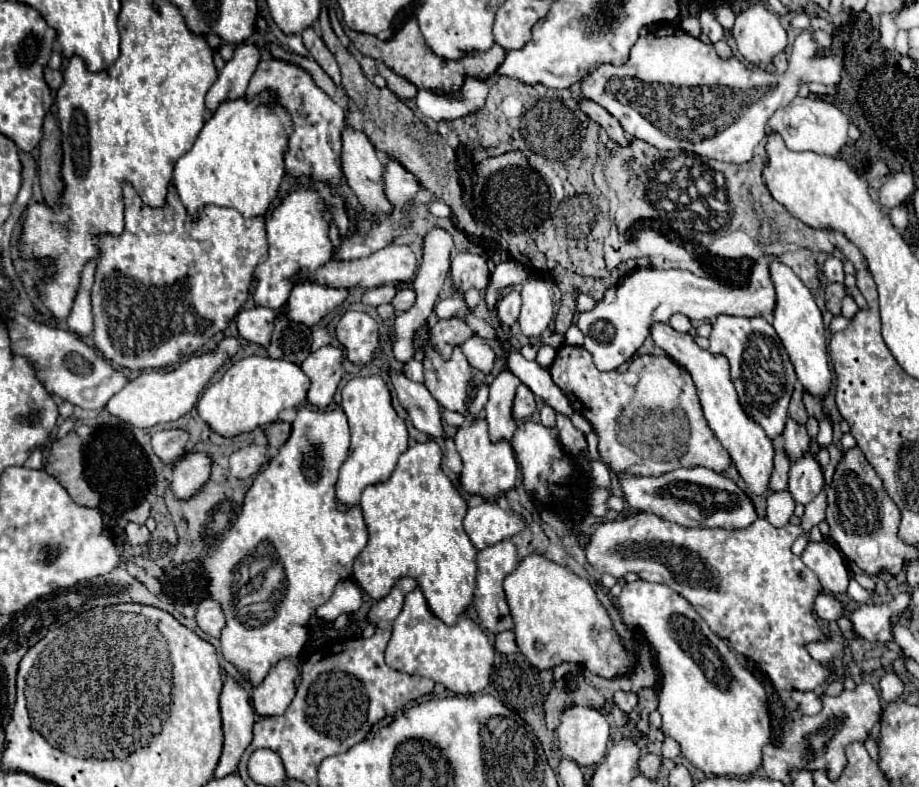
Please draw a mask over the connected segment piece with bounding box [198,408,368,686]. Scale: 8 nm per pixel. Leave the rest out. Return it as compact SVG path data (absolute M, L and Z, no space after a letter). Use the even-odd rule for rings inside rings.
M302 408L296 414L288 442L268 462L266 470L256 476L248 490L228 538L198 558L210 580L210 598L222 606L226 616L226 626L220 636L222 654L250 686L258 686L280 660L300 654L308 638L310 616L332 596L334 586L342 578L352 576L352 562L368 542L362 510L352 508L340 512L336 506L334 486L348 446L350 434L342 410ZM264 540L270 540L280 556L286 574L286 594L270 622L260 628L250 628L236 618L232 574L236 564Z

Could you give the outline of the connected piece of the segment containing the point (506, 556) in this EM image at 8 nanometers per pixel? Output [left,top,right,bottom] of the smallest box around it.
[474,540,518,634]

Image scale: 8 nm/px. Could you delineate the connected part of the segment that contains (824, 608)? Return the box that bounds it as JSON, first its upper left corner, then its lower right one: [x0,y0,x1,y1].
[814,594,844,622]

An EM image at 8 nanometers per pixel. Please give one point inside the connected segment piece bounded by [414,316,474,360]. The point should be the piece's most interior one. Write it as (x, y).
(445, 335)

